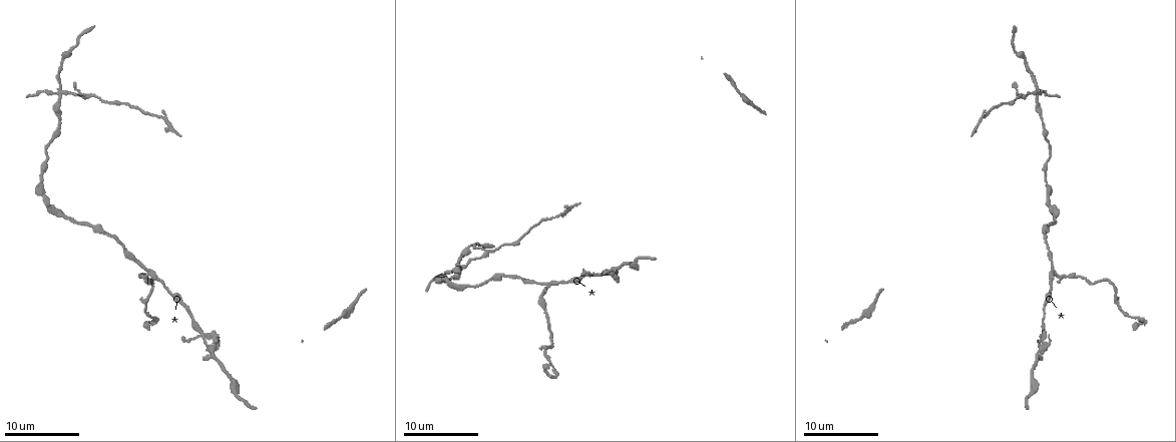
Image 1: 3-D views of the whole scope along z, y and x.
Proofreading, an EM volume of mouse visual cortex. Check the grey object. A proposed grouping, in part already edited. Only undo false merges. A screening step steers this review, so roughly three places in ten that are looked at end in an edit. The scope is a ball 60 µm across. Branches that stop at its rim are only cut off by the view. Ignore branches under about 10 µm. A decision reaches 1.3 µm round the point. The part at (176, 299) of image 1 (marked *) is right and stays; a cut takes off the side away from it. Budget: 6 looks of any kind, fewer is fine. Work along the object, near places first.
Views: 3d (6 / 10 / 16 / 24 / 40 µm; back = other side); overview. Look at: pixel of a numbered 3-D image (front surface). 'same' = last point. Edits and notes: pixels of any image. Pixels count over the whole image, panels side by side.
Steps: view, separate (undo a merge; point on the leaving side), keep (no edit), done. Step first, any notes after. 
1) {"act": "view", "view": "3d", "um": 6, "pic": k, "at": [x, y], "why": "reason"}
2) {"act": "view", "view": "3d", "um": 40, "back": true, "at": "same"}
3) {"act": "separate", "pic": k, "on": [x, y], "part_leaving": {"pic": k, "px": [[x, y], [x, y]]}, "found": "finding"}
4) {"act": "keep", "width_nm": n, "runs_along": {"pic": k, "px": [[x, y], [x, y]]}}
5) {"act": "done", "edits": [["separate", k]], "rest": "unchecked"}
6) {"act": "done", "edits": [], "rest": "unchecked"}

{"act": "view", "view": "3d", "um": 6, "pic": 1, "at": [1048, 160], "why": "sudden change in width"}

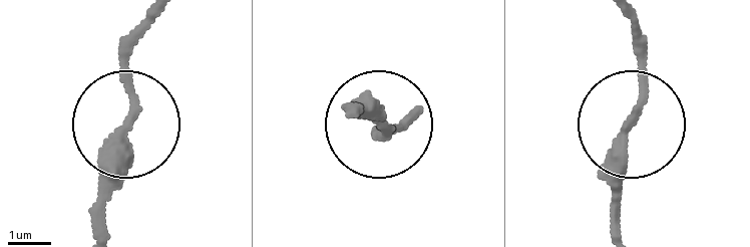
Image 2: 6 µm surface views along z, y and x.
{"act": "keep", "runs_along": {"pic": 2, "px": [[620, 234], [616, 148], [638, 93], [638, 21]]}, "found": "one neuron here"}

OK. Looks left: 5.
{"act": "view", "view": "3d", "um": 10, "pic": 1, "at": [64, 91], "why": "four or more arms meet"}

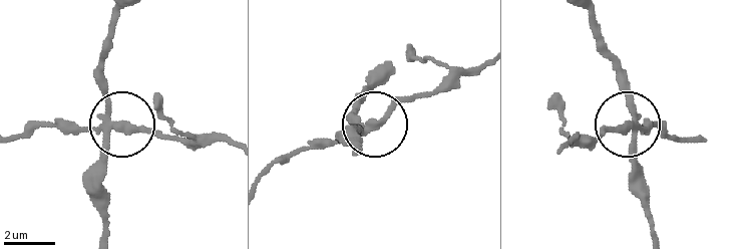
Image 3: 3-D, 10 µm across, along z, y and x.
{"act": "separate", "pic": 3, "on": [138, 128], "part_leaving": {"pic": 3, "px": [[106, 127], [137, 127], [175, 140], [228, 140]]}, "found": "two neurons meet here"}

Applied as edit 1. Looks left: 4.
{"act": "view", "view": "overview"}

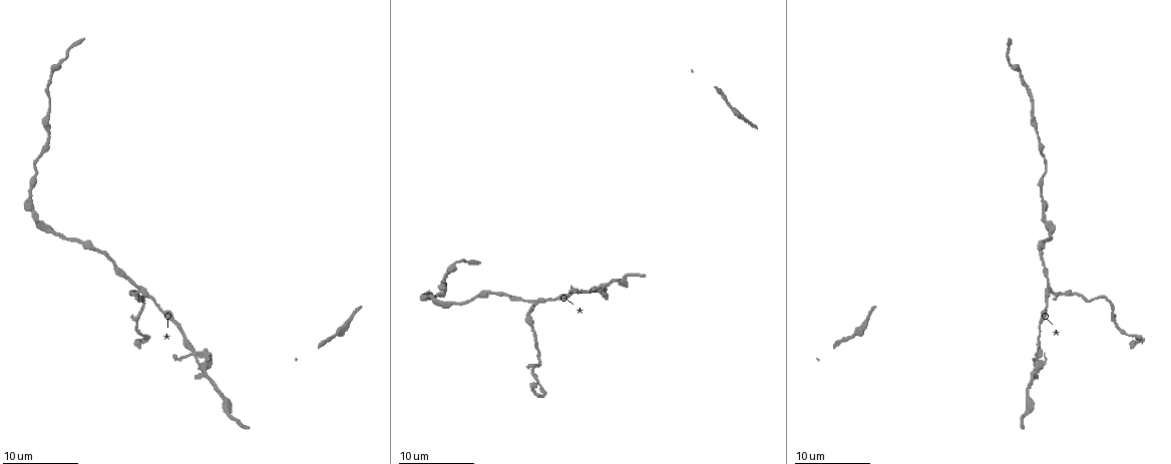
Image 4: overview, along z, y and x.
{"act": "view", "view": "3d", "um": 6, "pic": 4, "at": [137, 291], "why": "small branch off a trunk"}

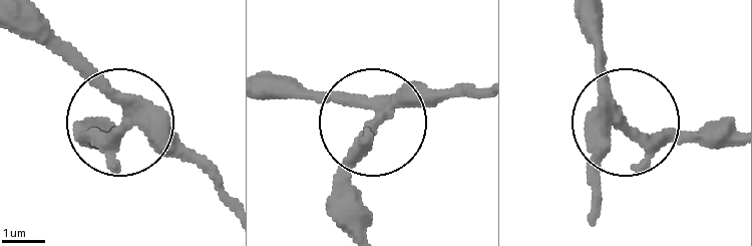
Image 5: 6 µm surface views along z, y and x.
{"act": "view", "view": "3d", "um": 6, "back": true, "pic": 5, "at": [621, 117]}

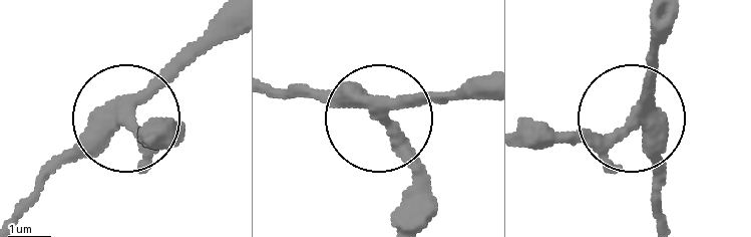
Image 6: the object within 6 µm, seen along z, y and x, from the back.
{"act": "separate", "pic": 6, "on": [419, 171], "part_leaving": {"pic": 6, "px": [[389, 119], [411, 179], [411, 222]]}, "found": "two neurons meet here"}

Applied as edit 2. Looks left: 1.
{"act": "done", "edits": [["separate", 3], ["separate", 6]], "rest": "unchecked"}

